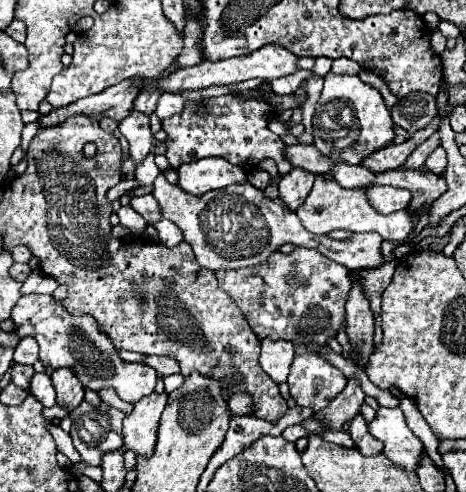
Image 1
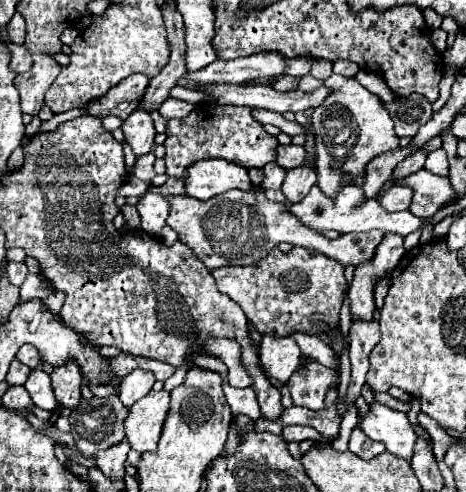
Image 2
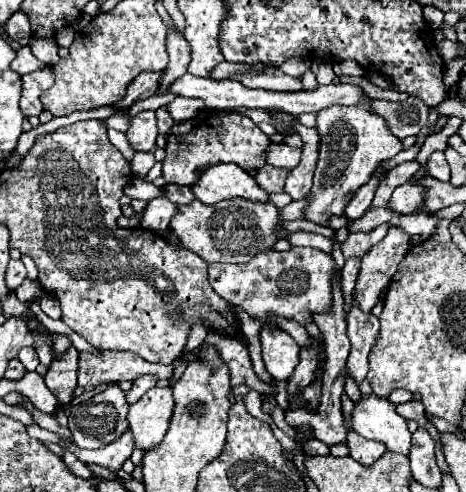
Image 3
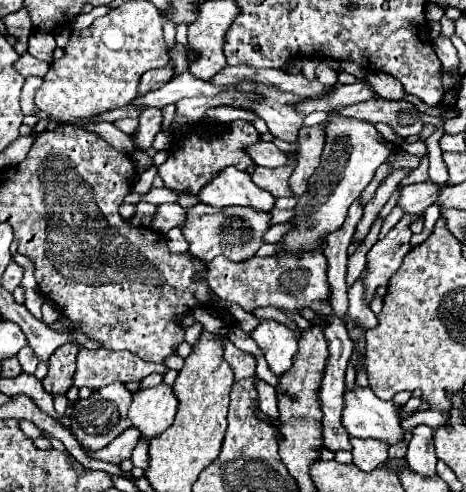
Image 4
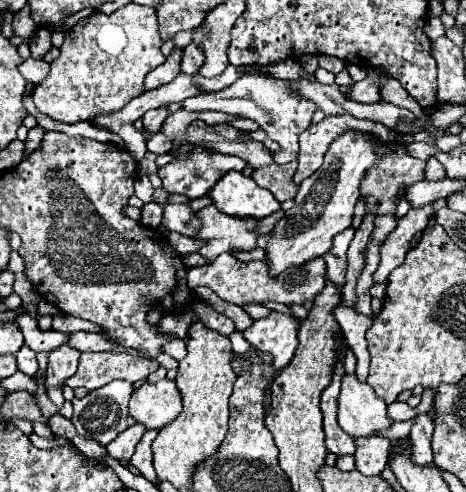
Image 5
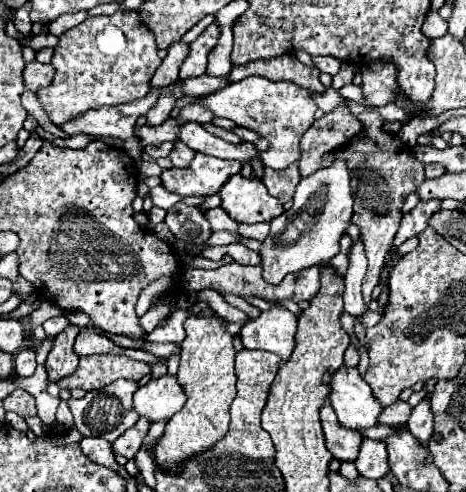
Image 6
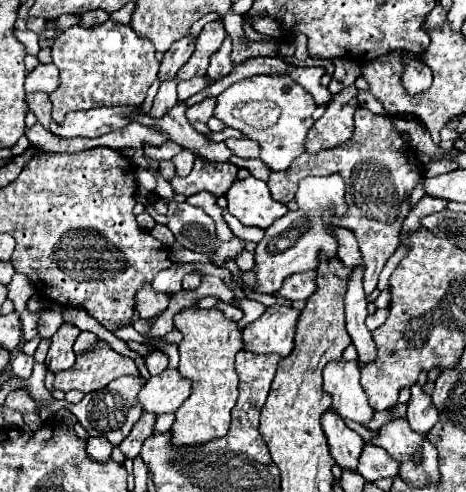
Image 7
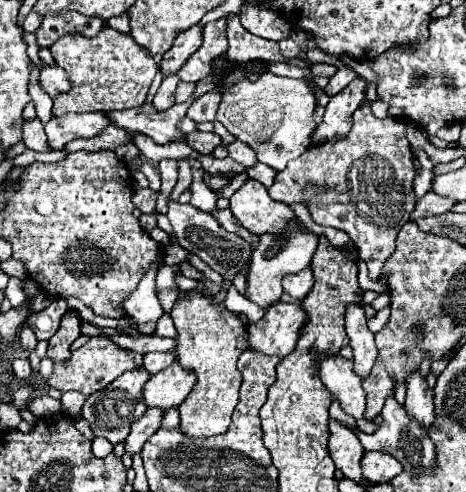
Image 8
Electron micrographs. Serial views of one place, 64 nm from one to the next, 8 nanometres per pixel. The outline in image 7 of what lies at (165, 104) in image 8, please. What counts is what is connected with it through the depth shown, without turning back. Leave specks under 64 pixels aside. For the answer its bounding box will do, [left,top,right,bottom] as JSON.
[150,80,178,120]

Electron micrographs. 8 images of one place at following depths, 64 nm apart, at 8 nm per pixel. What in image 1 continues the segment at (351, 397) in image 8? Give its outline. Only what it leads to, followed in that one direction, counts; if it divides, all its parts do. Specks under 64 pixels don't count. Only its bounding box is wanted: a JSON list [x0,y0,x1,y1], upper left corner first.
[368,408,424,472]

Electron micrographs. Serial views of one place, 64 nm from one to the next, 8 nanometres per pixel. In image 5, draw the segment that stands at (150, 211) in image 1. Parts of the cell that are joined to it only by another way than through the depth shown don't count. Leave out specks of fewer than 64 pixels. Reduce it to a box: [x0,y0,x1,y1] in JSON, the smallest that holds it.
[162,204,200,238]

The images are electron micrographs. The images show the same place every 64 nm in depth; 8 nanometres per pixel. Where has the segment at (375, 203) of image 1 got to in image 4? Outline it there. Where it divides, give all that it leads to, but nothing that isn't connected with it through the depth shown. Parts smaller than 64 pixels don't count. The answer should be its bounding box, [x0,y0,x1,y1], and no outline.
[398,182,438,214]

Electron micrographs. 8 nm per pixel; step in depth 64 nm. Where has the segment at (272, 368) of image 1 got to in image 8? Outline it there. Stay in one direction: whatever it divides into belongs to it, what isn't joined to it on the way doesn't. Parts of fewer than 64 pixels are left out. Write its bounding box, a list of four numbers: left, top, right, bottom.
[248,302,306,356]

